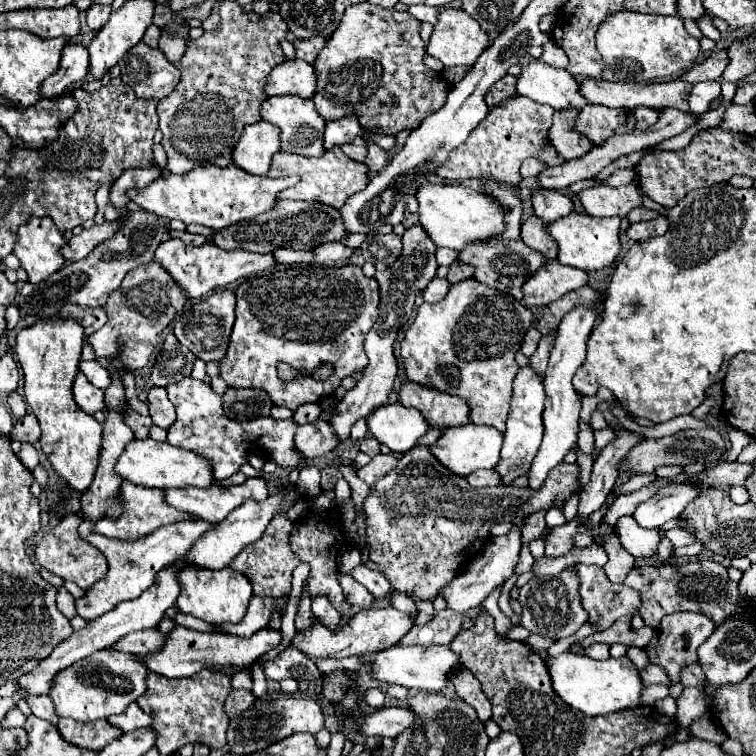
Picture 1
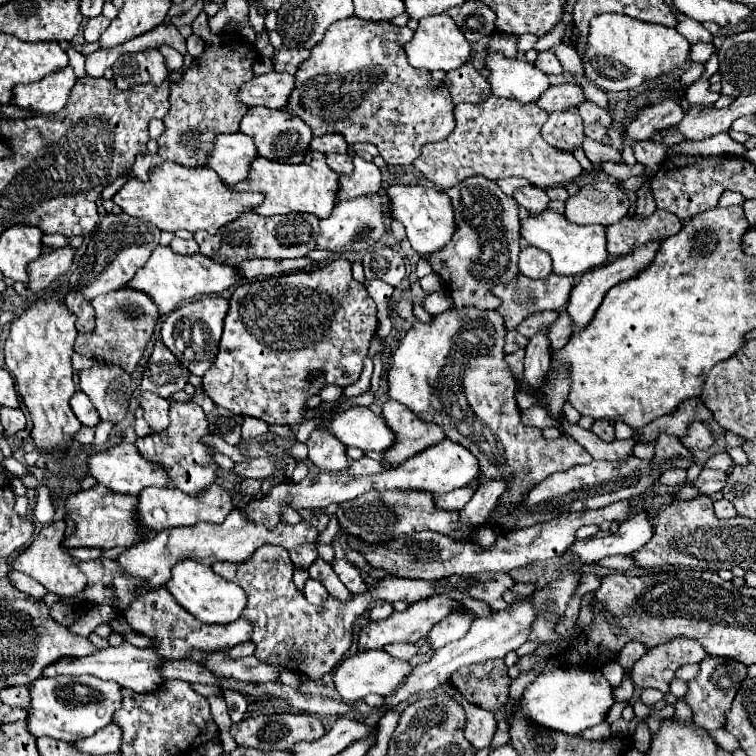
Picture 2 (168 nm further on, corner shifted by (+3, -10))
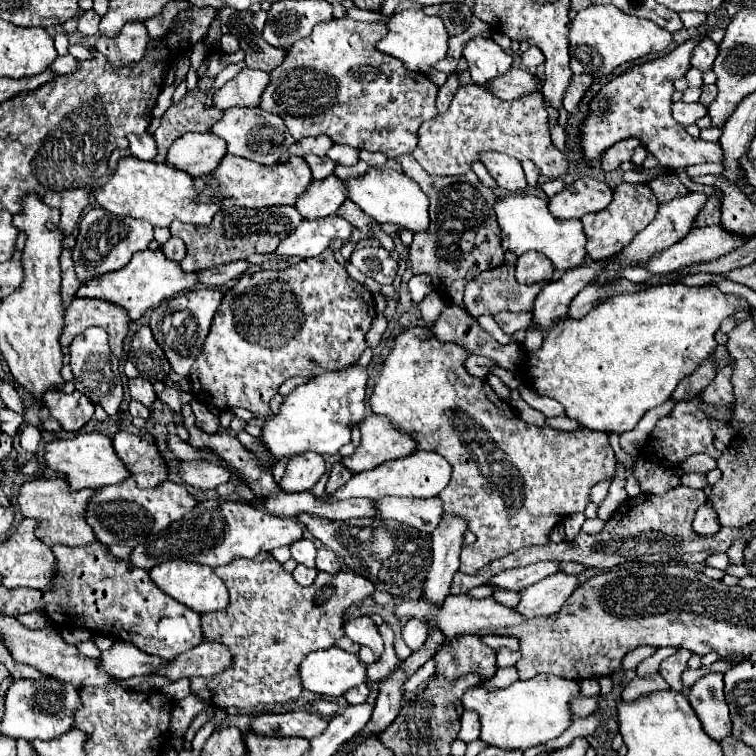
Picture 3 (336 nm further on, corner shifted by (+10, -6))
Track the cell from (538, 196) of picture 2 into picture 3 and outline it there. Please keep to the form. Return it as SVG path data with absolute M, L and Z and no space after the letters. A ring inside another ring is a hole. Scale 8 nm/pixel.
M482 154L484 166L490 170L494 180L500 188L512 192L512 194L524 194L526 192L526 176L522 170L522 164L516 158L508 158L506 154Z

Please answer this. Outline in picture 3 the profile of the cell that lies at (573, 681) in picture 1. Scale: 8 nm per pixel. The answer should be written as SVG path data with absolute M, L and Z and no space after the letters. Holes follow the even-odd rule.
M538 674L530 680L518 680L512 686L496 692L486 692L482 686L474 686L464 692L462 706L472 708L480 714L482 734L480 738L498 748L530 748L546 744L552 738L558 738L572 722L570 702L580 696L580 682L566 680L552 674Z

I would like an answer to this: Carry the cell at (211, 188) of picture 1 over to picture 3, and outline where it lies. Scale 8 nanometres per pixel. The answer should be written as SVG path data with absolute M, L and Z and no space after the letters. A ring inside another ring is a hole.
M134 156L122 158L118 162L116 174L94 192L96 202L104 210L112 214L142 218L142 220L148 220L152 226L162 226L162 228L170 228L174 220L196 224L196 226L208 226L214 214L220 210L220 202L198 204L196 202L198 196L200 194L194 186L194 178L186 174L184 170L178 170L176 166L170 166L170 164L144 162Z

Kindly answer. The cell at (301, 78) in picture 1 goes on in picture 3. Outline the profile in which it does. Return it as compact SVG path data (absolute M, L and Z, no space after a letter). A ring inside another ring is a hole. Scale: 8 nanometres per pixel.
M246 68L216 92L214 106L220 110L228 110L232 106L260 106L266 82L270 82L270 74Z

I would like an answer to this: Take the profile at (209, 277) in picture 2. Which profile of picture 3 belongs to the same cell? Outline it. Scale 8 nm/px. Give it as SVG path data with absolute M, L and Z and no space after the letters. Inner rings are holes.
M144 250L134 254L134 258L130 260L128 266L124 266L122 270L104 274L102 278L94 278L88 284L82 284L76 296L90 296L90 298L102 298L108 302L114 302L122 308L128 310L132 320L138 320L146 310L156 308L162 300L176 296L184 290L190 290L192 286L198 284L198 276L196 272L184 272L180 262L170 260L164 256L162 250Z

